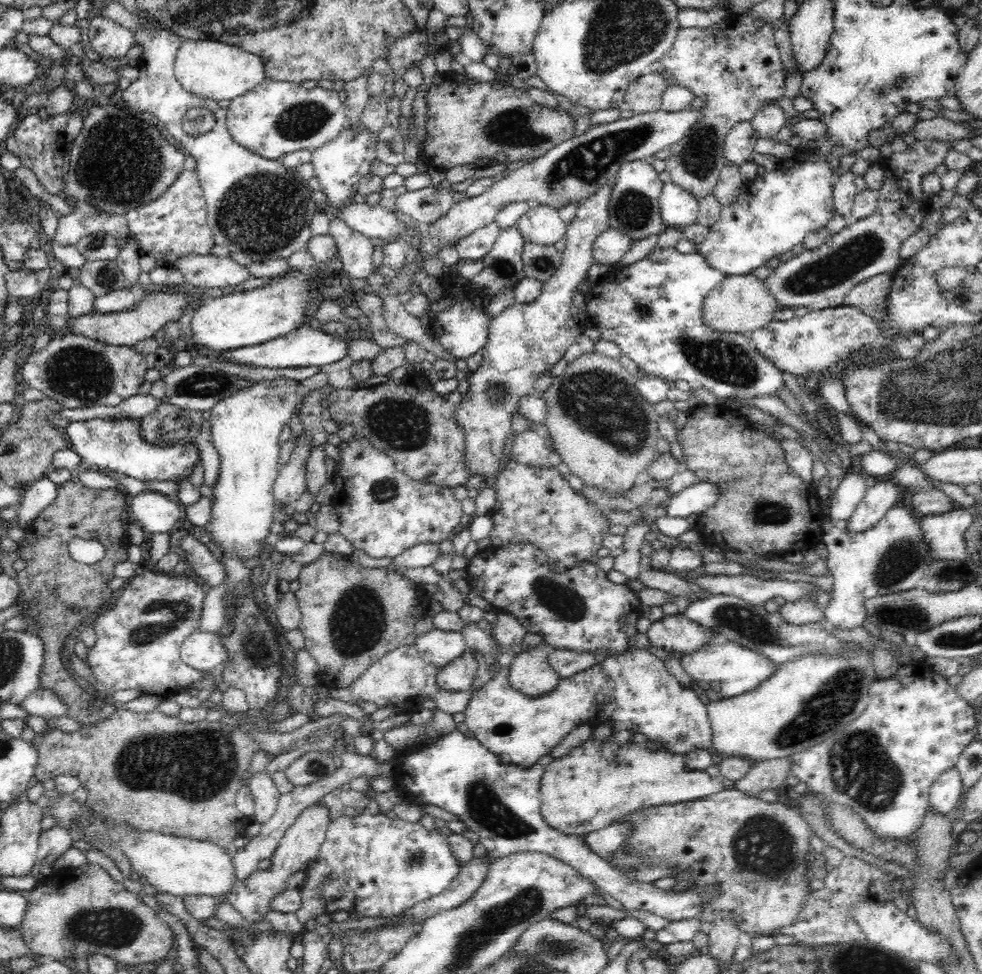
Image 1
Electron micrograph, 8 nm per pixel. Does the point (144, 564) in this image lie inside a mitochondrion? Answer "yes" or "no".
no

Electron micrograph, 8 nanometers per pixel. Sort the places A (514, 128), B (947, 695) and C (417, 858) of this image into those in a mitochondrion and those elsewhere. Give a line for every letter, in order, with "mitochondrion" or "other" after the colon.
A: mitochondrion
B: other
C: mitochondrion

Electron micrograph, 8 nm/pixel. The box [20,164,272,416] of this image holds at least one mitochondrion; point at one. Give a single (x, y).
(78, 372)

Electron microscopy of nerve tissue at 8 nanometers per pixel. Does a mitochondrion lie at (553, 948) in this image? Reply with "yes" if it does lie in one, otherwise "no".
yes

